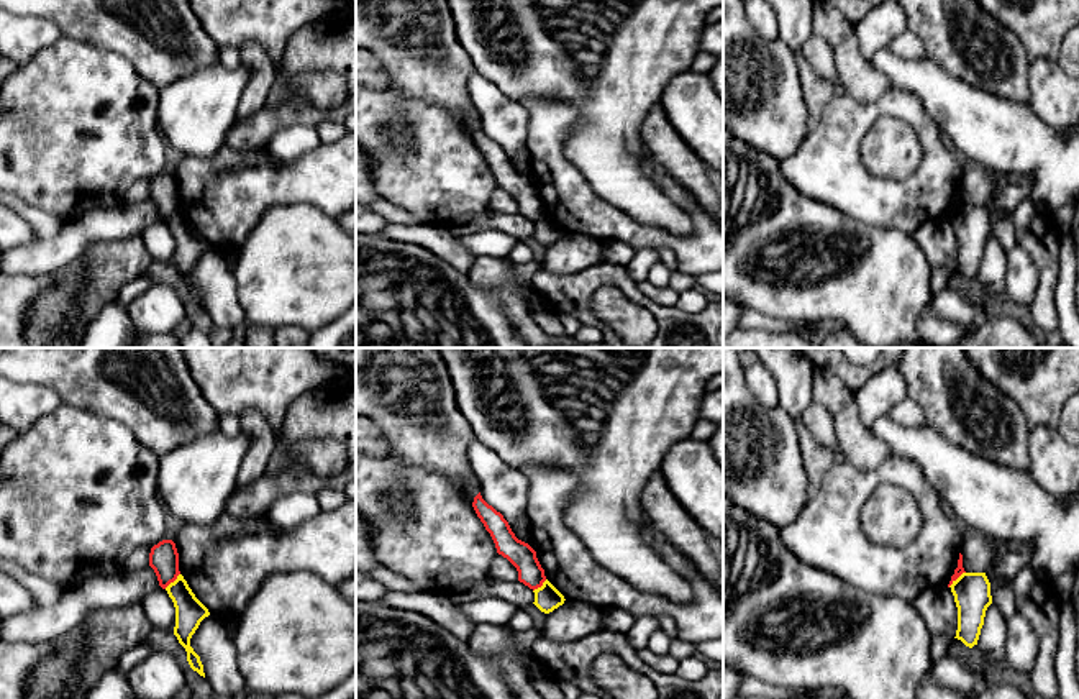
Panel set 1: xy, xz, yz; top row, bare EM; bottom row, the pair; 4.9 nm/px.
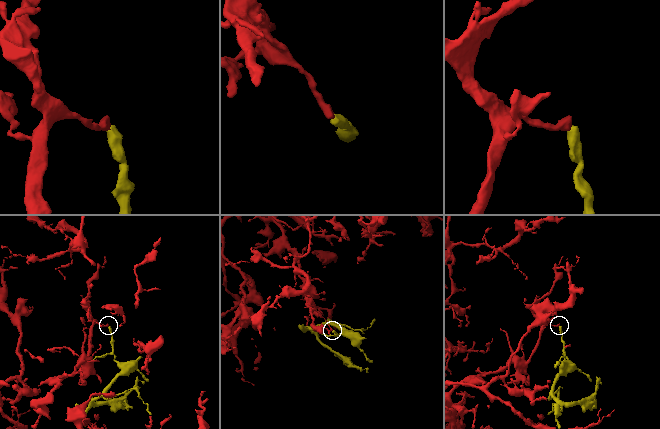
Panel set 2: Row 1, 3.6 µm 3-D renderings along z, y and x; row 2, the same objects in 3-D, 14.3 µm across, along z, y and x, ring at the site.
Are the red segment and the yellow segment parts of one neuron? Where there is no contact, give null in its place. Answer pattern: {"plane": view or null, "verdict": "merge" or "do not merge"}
{"plane": "yz", "verdict": "do not merge"}

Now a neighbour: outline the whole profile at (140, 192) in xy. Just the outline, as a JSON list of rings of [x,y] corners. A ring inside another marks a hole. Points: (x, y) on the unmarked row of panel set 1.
[[[138,180],[126,194],[125,203],[138,205],[149,199],[151,180]]]

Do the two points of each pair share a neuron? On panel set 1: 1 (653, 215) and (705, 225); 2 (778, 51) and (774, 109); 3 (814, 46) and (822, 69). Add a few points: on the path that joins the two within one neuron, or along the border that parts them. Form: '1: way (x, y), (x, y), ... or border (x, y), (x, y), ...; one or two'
1: border (666, 194), (691, 217), (692, 232), (689, 235); two
2: way (778, 66), (774, 94); one
3: way (817, 51), (822, 64); one

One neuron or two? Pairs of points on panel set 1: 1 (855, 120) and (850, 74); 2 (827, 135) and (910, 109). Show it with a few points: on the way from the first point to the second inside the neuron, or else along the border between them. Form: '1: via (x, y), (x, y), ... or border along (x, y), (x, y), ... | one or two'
1: border along (891, 89), (871, 102), (856, 102), (845, 94) | two
2: via (848, 122), (876, 109), (889, 109) | one

